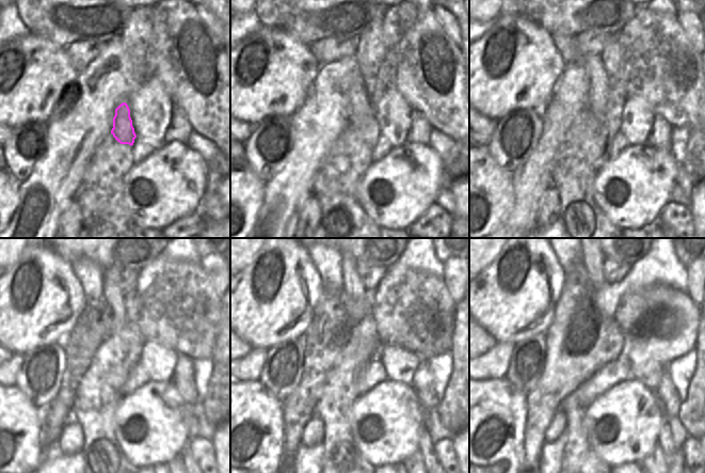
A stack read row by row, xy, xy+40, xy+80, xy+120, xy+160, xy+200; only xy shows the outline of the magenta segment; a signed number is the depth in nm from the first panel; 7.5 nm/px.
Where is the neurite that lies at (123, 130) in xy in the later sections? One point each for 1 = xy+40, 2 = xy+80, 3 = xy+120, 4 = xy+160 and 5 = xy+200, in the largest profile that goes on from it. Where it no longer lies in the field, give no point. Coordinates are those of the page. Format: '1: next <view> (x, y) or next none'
1: next xy+40 (359, 110)
2: next xy+80 (597, 81)
3: next xy+120 (113, 297)
4: next xy+160 (352, 286)
5: next xy+200 (592, 259)

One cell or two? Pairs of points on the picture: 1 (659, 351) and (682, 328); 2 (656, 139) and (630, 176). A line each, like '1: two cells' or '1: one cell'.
1: one cell
2: two cells

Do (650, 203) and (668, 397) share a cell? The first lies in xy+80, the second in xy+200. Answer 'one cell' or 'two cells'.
two cells

